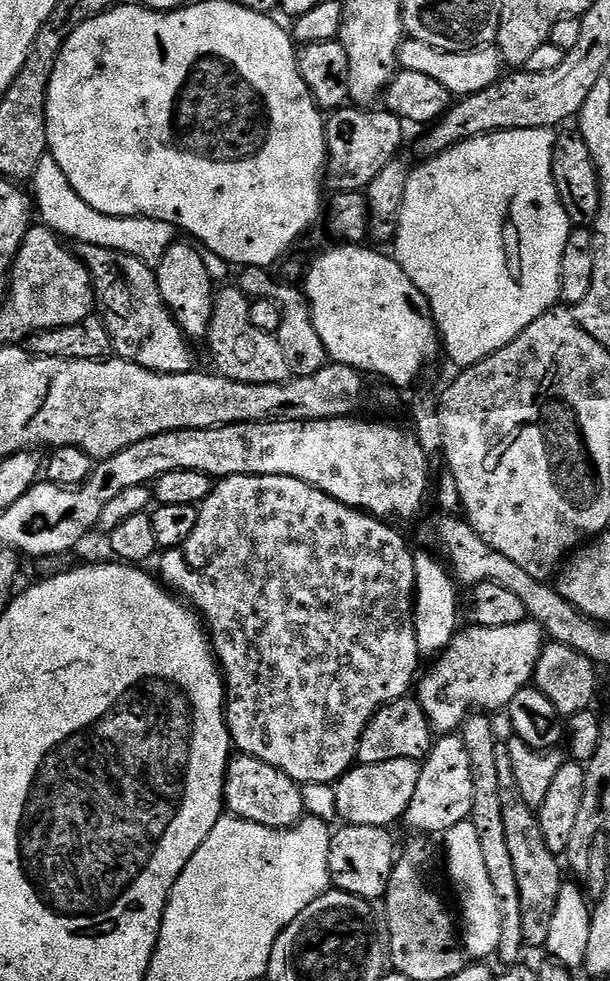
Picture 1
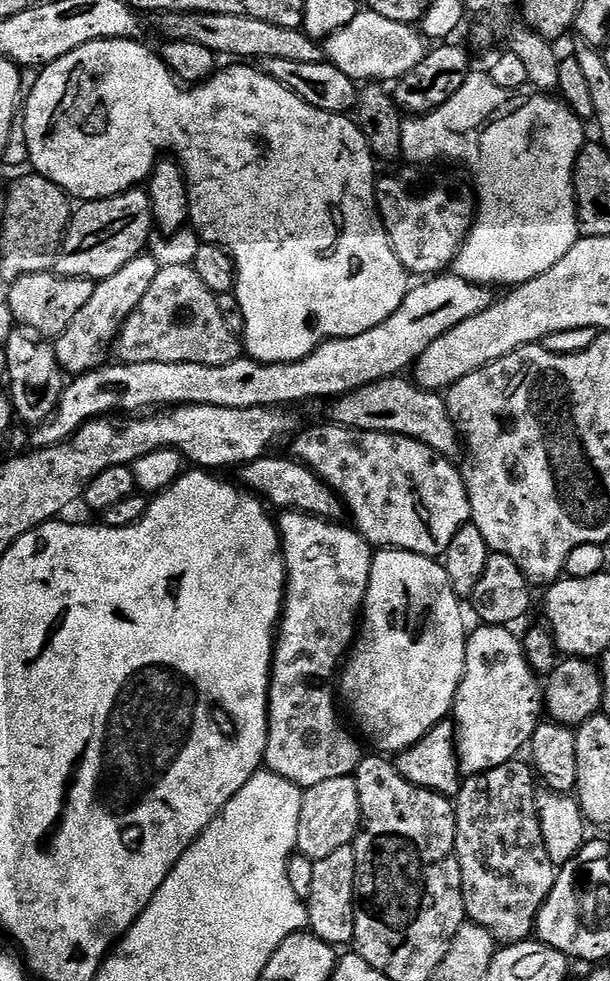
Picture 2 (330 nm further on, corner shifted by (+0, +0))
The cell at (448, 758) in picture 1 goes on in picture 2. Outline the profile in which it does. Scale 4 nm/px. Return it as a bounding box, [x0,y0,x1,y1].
[454,623,542,778]

